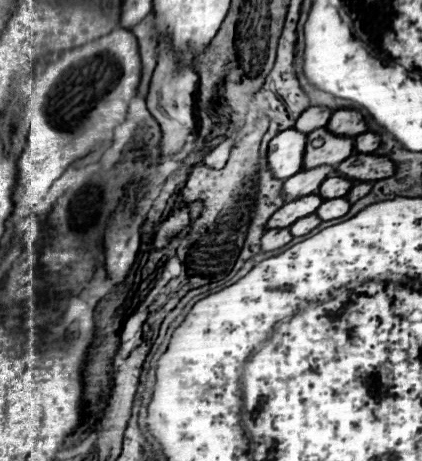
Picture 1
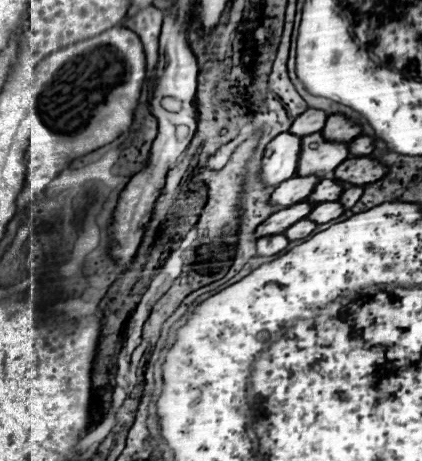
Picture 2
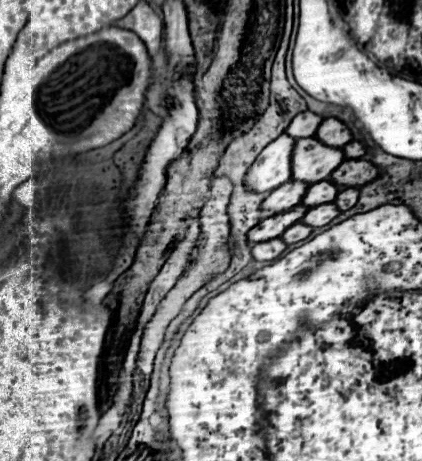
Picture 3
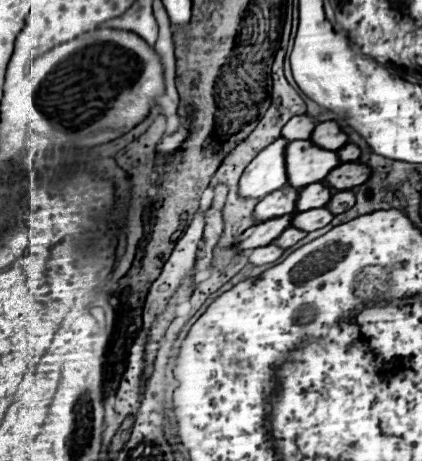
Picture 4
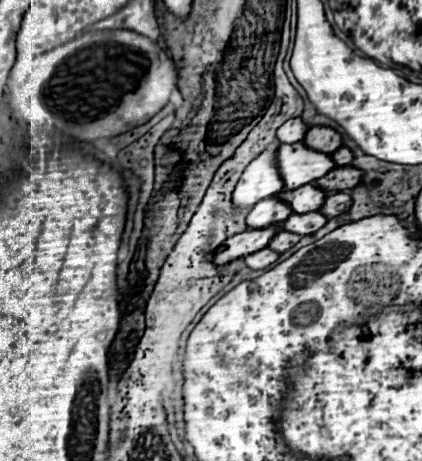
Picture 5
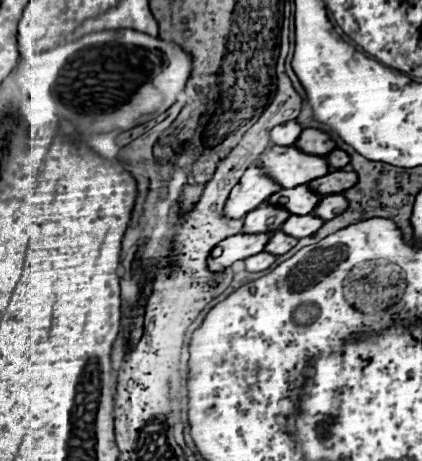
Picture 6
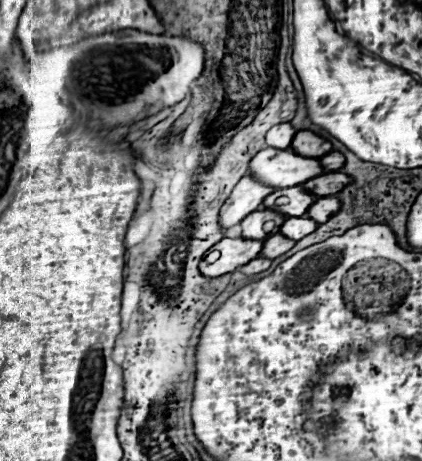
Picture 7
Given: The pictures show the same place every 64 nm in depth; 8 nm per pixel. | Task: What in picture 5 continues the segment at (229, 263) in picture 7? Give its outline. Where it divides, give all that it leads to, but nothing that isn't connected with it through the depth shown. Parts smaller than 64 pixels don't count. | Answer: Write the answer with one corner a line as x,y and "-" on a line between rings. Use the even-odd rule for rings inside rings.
280,224
270,226
270,228
262,228
262,230
246,230
246,232
240,232
240,234
228,238
224,242
224,250
218,256
214,256
214,264
224,266
232,260
244,258
248,254
254,254
254,252
266,248
268,242
272,240
272,236
276,236
278,228
280,228

